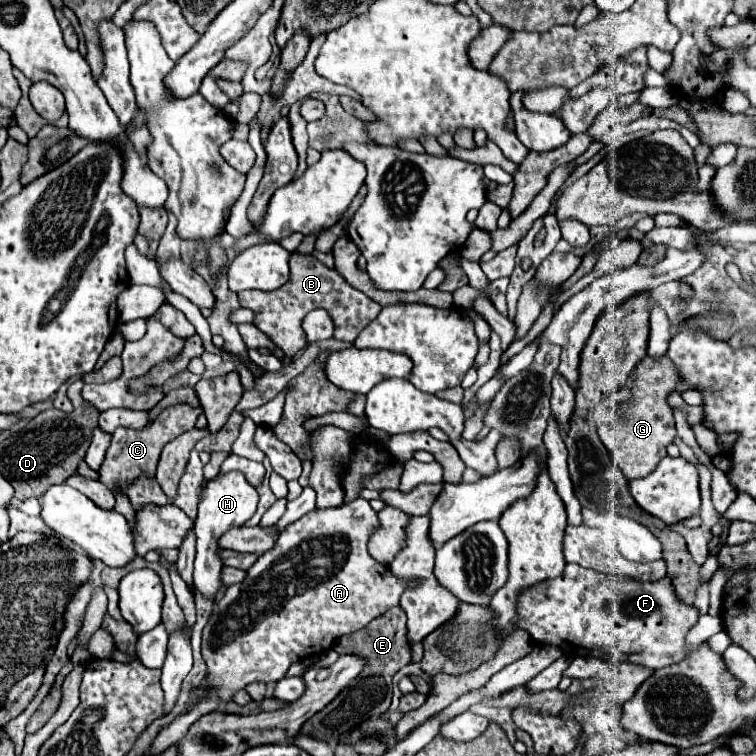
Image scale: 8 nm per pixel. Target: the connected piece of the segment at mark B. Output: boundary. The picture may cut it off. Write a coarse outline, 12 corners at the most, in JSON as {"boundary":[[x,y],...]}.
{"boundary":[[292,254],[274,292],[242,308],[286,356],[304,348],[302,318],[324,308],[334,338],[354,342],[382,310],[314,256]]}

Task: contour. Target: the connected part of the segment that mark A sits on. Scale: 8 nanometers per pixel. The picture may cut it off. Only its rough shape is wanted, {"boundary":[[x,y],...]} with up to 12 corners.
{"boundary":[[362,498],[312,510],[226,588],[206,694],[152,754],[252,682],[398,604]]}

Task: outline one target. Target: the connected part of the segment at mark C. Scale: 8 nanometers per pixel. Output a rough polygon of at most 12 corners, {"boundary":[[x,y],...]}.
{"boundary":[[176,404],[144,430],[118,428],[98,470],[126,492],[154,476],[162,448],[192,430],[202,408]]}

